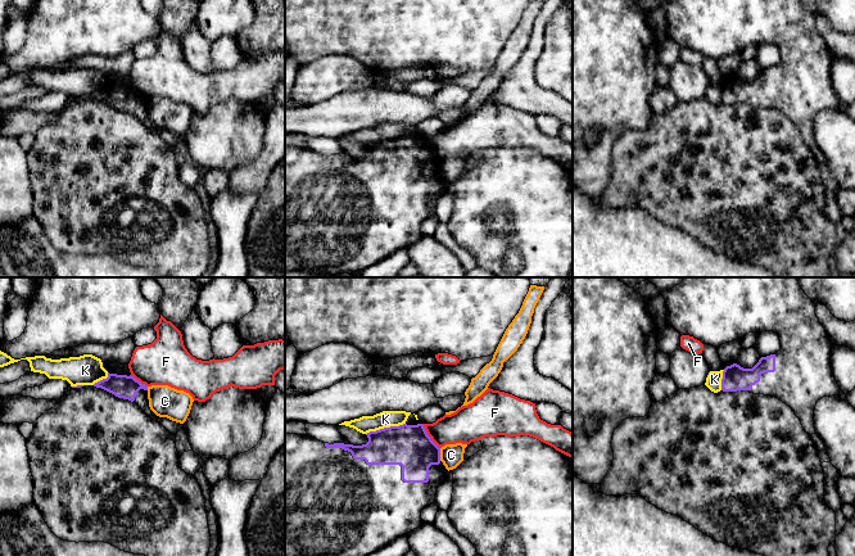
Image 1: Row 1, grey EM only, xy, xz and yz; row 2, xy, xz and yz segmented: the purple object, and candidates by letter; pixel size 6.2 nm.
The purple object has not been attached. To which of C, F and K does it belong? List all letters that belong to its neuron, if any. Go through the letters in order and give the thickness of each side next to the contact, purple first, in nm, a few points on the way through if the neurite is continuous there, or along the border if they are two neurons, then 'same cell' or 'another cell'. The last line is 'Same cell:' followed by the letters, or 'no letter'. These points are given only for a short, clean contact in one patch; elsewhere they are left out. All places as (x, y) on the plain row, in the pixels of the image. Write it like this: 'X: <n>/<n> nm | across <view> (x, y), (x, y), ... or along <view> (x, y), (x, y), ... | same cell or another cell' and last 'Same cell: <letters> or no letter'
C: 260/140 nm | along xz (439, 161), (440, 172) | another cell
F: 260/220 nm | along xz (421, 136), (426, 147), (439, 161) | another cell
K: 260/110 nm | along xz (405, 135), (397, 139), (370, 143), (366, 147) | another cell
Same cell: no letter

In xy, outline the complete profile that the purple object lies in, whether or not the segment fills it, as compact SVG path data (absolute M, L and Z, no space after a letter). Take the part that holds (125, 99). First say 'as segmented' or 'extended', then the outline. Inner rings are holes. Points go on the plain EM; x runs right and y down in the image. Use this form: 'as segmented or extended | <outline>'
extended | M108 85L108 90L95 95L94 99L101 100L118 110L135 114L150 131L160 135L173 148L184 140L180 135L157 128L149 119L148 99L131 87L127 89Z

